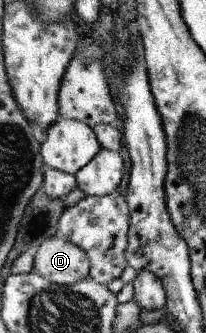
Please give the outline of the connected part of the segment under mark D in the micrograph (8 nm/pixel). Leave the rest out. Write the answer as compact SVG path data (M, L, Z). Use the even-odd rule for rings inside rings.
M58 235L47 239L33 259L34 271L50 282L77 284L90 277L92 262L88 254L74 242Z

